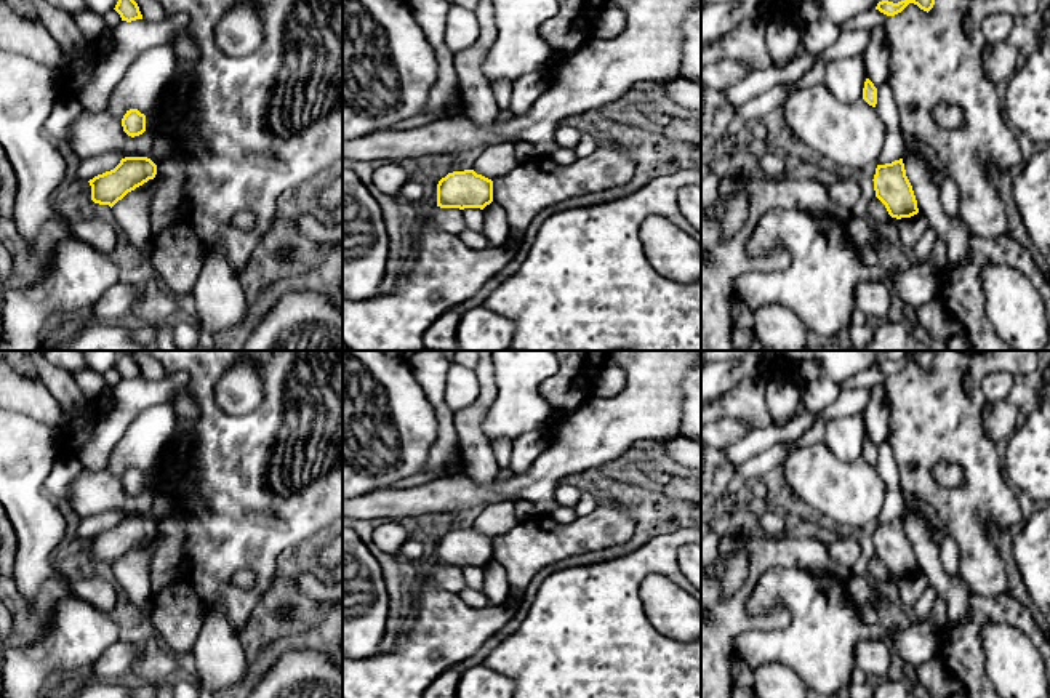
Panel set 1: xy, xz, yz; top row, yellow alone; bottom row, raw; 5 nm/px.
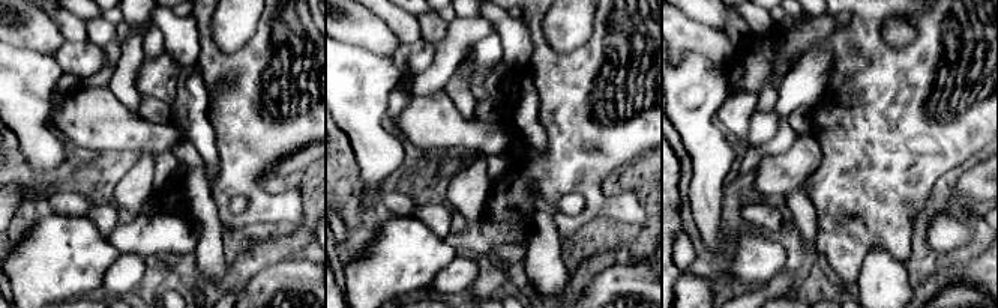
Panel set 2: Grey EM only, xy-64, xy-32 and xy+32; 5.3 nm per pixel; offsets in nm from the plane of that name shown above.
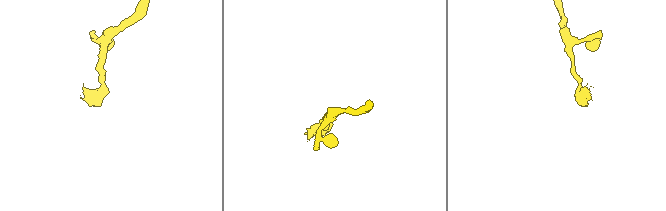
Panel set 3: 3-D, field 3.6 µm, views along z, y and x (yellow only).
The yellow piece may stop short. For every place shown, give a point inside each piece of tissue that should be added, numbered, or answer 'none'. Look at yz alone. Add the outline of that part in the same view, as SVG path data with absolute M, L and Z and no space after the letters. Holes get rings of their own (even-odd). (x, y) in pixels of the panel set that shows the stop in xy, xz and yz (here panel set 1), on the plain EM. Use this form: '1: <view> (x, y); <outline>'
none

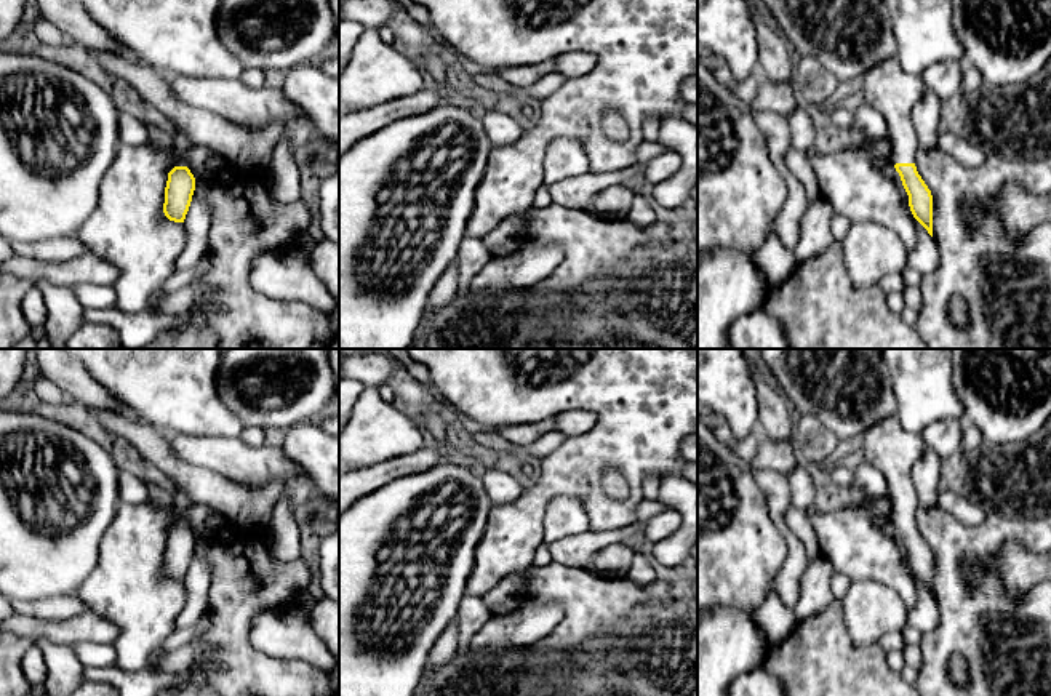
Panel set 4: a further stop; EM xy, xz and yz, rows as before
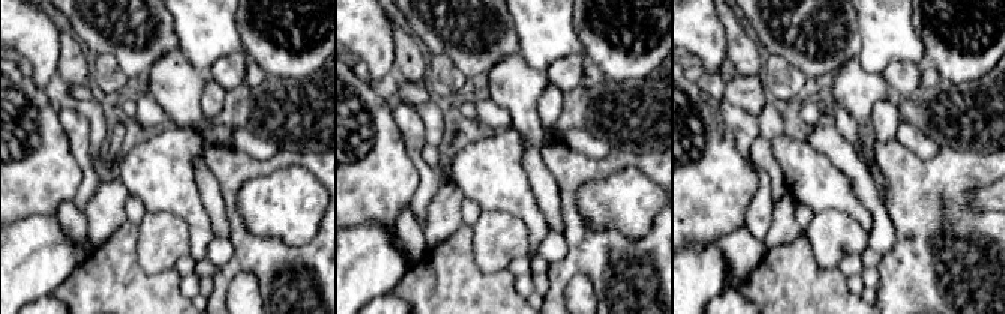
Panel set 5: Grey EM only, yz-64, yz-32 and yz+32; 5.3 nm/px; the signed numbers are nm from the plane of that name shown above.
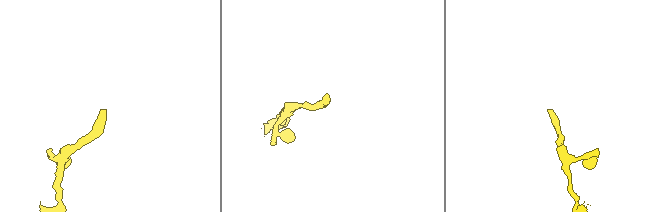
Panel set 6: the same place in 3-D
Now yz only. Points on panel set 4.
1: yz (887, 447); M896 416L872 426L856 443L857 459L875 467L886 480L893 522L915 522L920 507L912 482L913 464L926 453L921 434L905 432Z

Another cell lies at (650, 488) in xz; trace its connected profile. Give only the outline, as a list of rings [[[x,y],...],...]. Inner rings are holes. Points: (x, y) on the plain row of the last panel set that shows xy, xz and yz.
[[[648,475],[641,485],[641,498],[656,501],[659,486],[661,486],[661,480],[662,478],[659,478],[657,475]]]

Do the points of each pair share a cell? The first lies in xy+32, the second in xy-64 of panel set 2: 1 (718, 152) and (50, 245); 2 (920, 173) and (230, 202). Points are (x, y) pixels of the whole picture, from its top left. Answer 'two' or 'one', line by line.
1: two
2: one

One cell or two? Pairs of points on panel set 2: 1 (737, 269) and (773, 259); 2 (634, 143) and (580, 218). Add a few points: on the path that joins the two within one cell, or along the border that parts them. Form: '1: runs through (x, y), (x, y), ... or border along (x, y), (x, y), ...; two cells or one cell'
1: runs through (746, 266), (758, 259), (764, 259); one cell
2: runs through (613, 155), (589, 179), (589, 197); one cell

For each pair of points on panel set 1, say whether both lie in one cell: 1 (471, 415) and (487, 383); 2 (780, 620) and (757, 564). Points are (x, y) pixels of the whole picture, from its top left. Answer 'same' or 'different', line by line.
1: same
2: same

